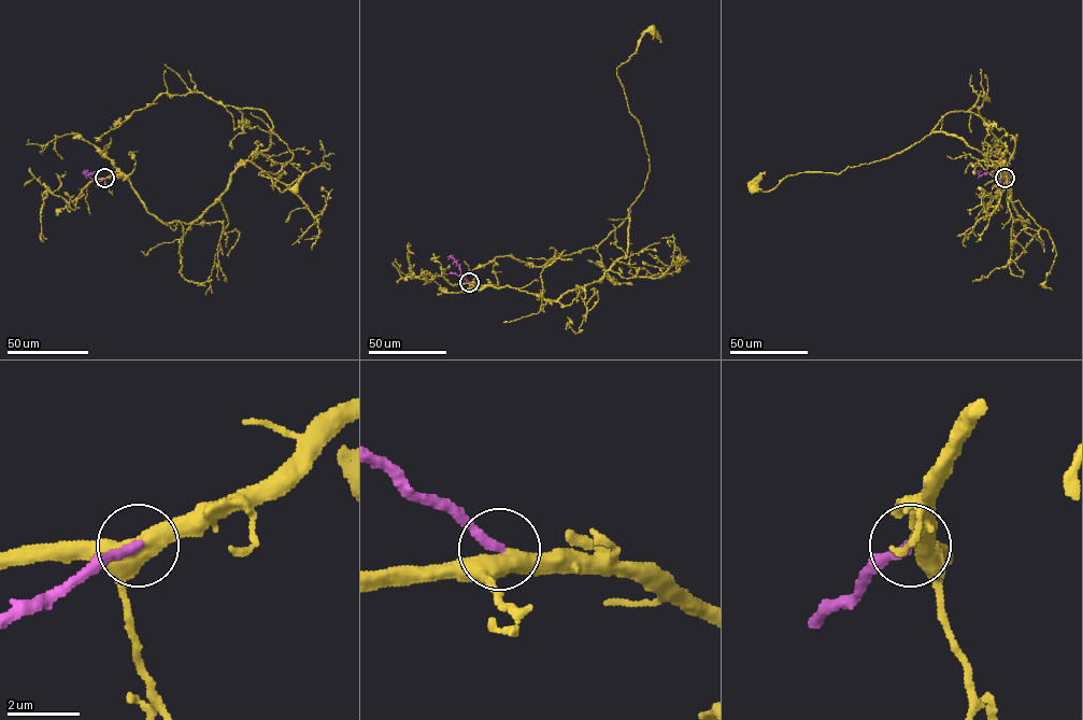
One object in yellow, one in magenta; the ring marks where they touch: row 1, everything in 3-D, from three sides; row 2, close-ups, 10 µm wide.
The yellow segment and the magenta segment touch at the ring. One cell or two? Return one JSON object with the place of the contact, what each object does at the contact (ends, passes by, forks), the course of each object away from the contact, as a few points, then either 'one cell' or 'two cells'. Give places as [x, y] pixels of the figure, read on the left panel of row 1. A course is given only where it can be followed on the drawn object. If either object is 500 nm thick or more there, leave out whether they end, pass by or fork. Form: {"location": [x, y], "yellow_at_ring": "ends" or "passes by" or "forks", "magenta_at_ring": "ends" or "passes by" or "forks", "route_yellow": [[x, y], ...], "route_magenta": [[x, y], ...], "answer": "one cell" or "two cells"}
{"location": [104, 178], "yellow_at_ring": "forks", "magenta_at_ring": "ends", "route_yellow": [[105, 179], [124, 174], [157, 220], [193, 223], [269, 146], [272, 130], [293, 159], [259, 174], [295, 189]], "route_magenta": [[104, 179], [96, 182], [95, 172], [87, 175], [83, 171]], "answer": "one cell"}

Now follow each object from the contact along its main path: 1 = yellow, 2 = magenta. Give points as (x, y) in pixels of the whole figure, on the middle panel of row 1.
1: (470, 282), (557, 300), (598, 281), (627, 252), (628, 209), (644, 187), (649, 155), (616, 68), (652, 29)
2: (469, 282), (461, 277), (459, 266), (451, 255), (449, 259)

